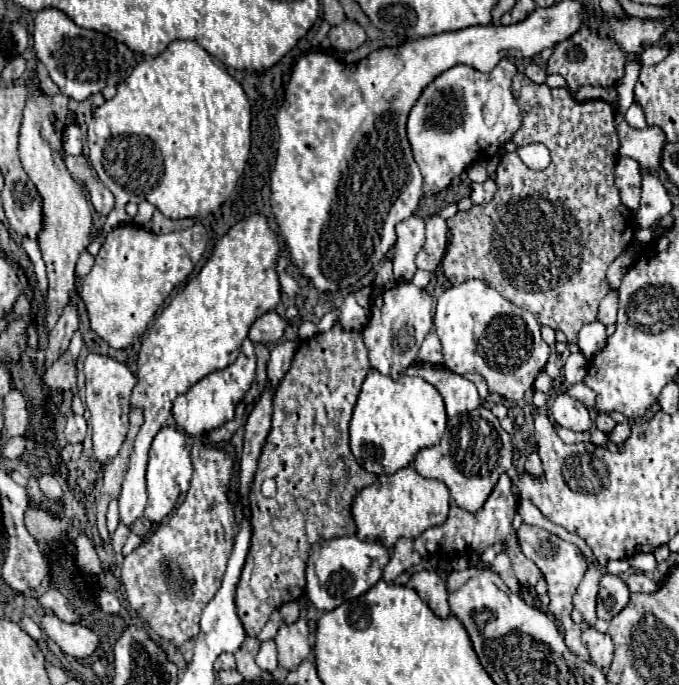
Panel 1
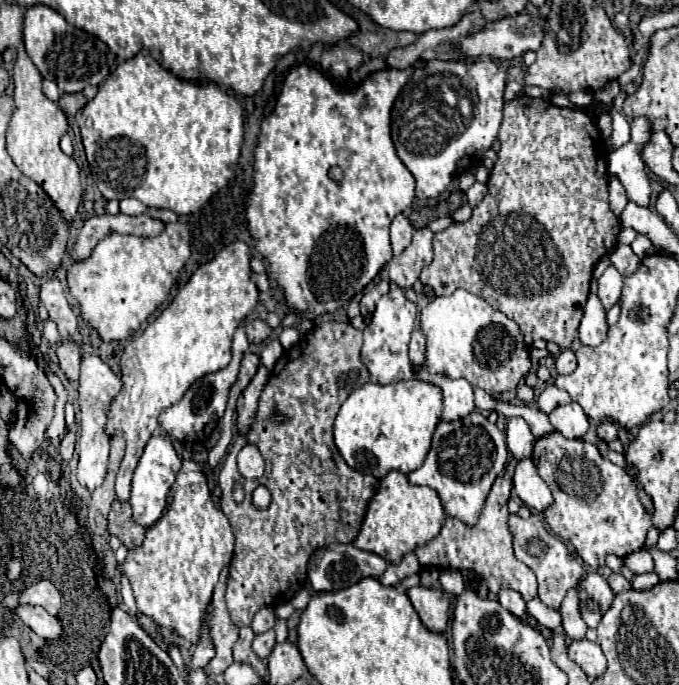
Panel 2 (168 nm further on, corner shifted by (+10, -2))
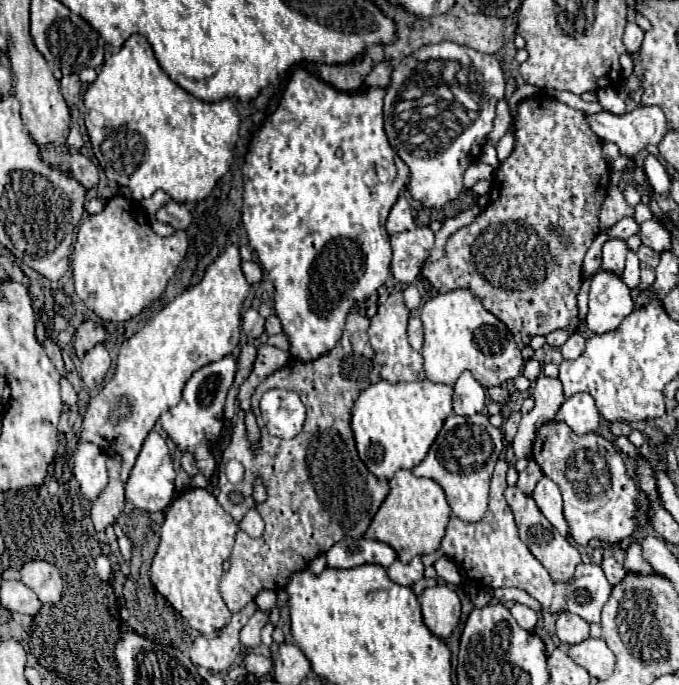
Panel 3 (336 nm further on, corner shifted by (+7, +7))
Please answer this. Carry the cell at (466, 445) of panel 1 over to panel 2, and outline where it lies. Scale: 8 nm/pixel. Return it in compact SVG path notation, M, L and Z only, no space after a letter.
M474 411L462 421L440 421L432 439L432 447L422 467L408 475L412 485L432 487L440 499L448 517L456 517L466 525L474 525L480 517L484 501L498 473L508 459L506 435L498 431L482 413Z

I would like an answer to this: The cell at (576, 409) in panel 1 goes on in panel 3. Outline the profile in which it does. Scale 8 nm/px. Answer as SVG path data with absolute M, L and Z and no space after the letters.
M581 392L561 404L555 420L565 422L575 434L587 434L591 430L597 430L599 412L593 398L587 392Z

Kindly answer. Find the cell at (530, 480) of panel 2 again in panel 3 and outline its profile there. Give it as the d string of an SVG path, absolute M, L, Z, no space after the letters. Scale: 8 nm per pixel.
M541 476L541 480L535 486L533 492L533 500L537 502L539 510L543 512L543 516L565 536L569 538L569 528L567 522L563 518L563 510L561 510L561 492L557 488L557 484L553 484L553 480L549 480L547 476Z

